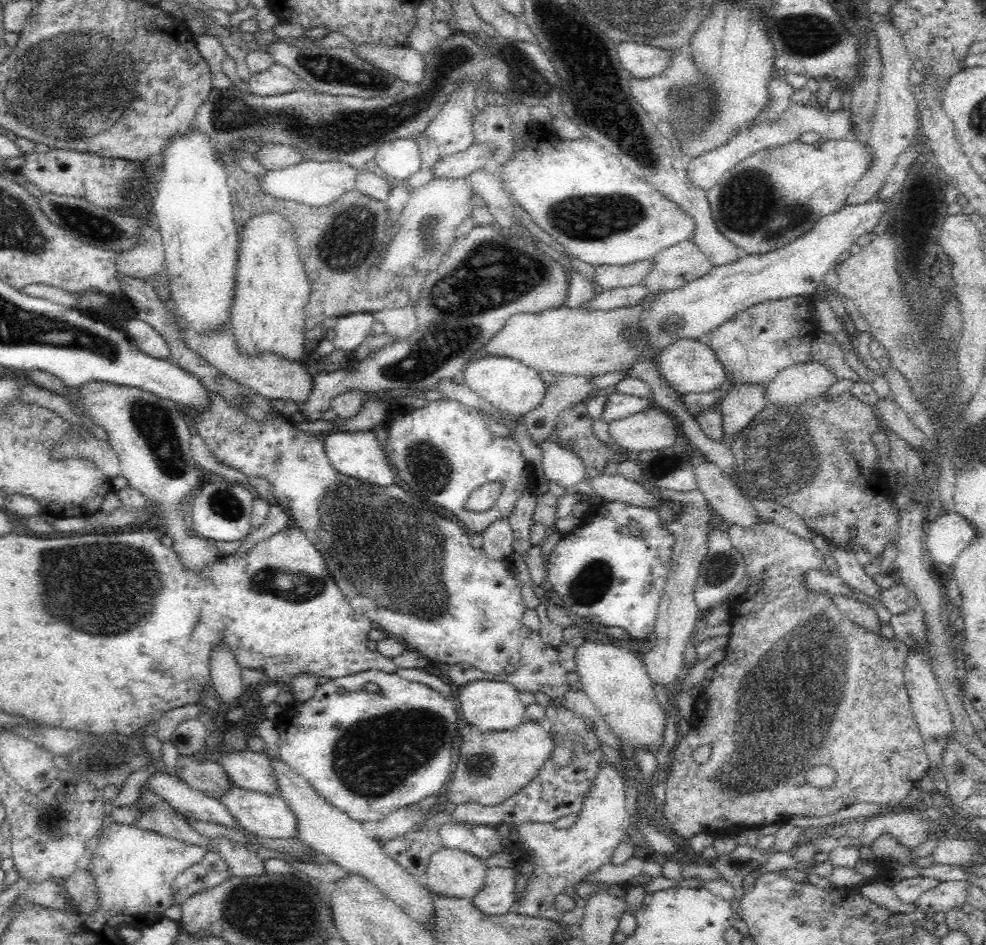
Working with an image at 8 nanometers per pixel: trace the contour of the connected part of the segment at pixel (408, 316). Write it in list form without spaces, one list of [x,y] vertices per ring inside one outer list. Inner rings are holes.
[[[412,304],[402,308],[377,310],[373,315],[376,321],[384,325],[385,333],[394,336],[395,340],[416,332],[417,316]]]

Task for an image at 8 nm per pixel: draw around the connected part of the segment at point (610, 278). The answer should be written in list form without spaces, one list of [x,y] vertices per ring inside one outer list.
[[[652,259],[636,262],[628,266],[598,266],[594,268],[597,290],[638,285],[654,268]]]

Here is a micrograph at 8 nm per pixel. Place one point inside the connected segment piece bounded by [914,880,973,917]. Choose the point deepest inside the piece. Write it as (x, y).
(948, 894)

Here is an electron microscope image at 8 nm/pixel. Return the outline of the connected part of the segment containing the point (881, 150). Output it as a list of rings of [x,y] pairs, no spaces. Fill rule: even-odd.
[[[891,22],[875,24],[874,32],[877,36],[880,57],[882,57],[882,70],[877,109],[872,122],[873,129],[867,138],[872,162],[868,164],[862,178],[856,181],[854,190],[848,195],[846,205],[864,204],[874,199],[894,168],[896,159],[912,144],[916,134],[920,133],[917,104],[909,76],[912,59],[906,52],[902,37]]]

